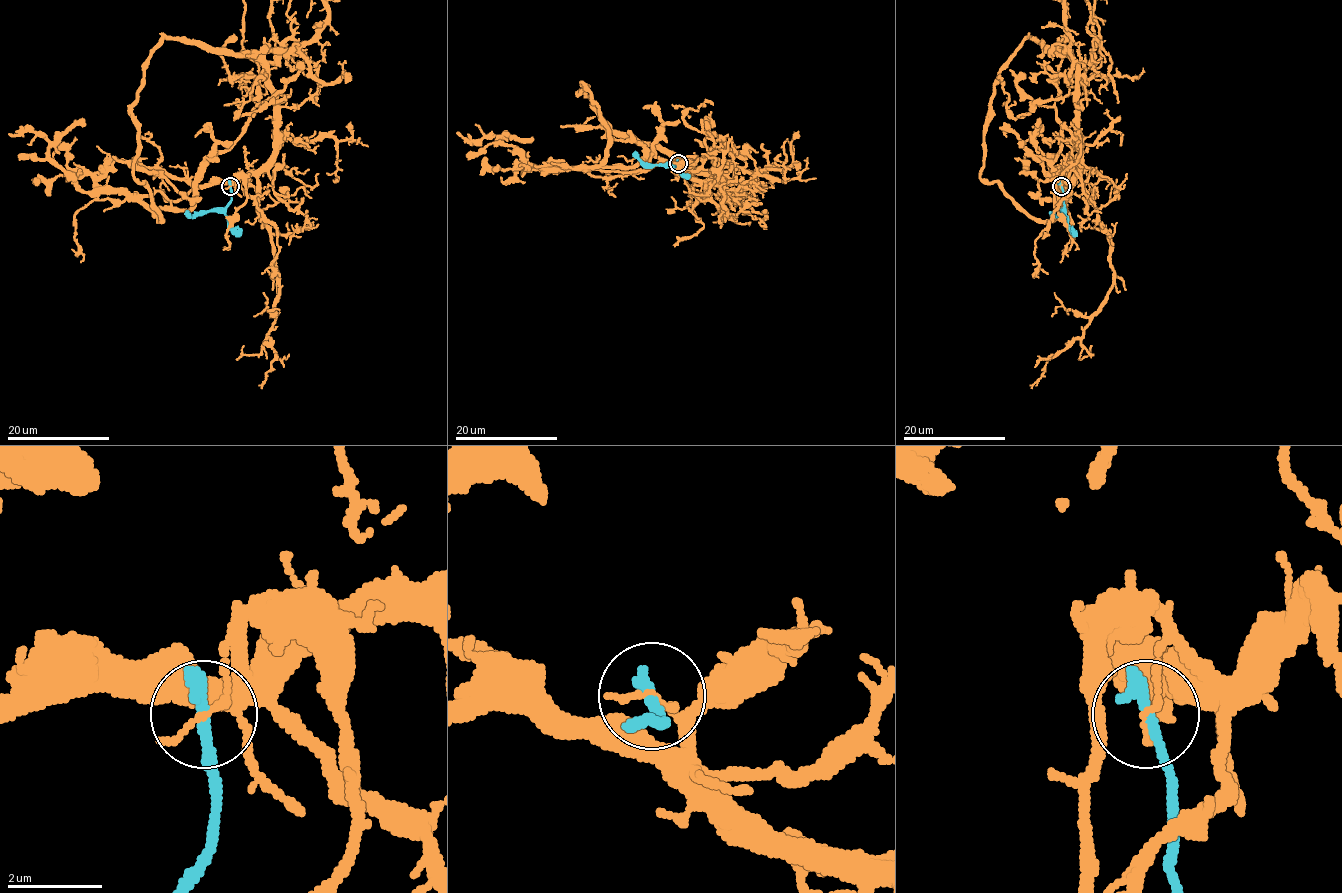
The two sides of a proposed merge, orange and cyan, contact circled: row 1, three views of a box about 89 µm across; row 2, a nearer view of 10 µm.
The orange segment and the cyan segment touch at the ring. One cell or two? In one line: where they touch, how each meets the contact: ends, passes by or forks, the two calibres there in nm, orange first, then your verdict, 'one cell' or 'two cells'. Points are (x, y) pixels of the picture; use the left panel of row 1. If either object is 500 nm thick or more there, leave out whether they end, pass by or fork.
(230, 186) | orange ends | cyan ends | 170/360 nm | two cells

